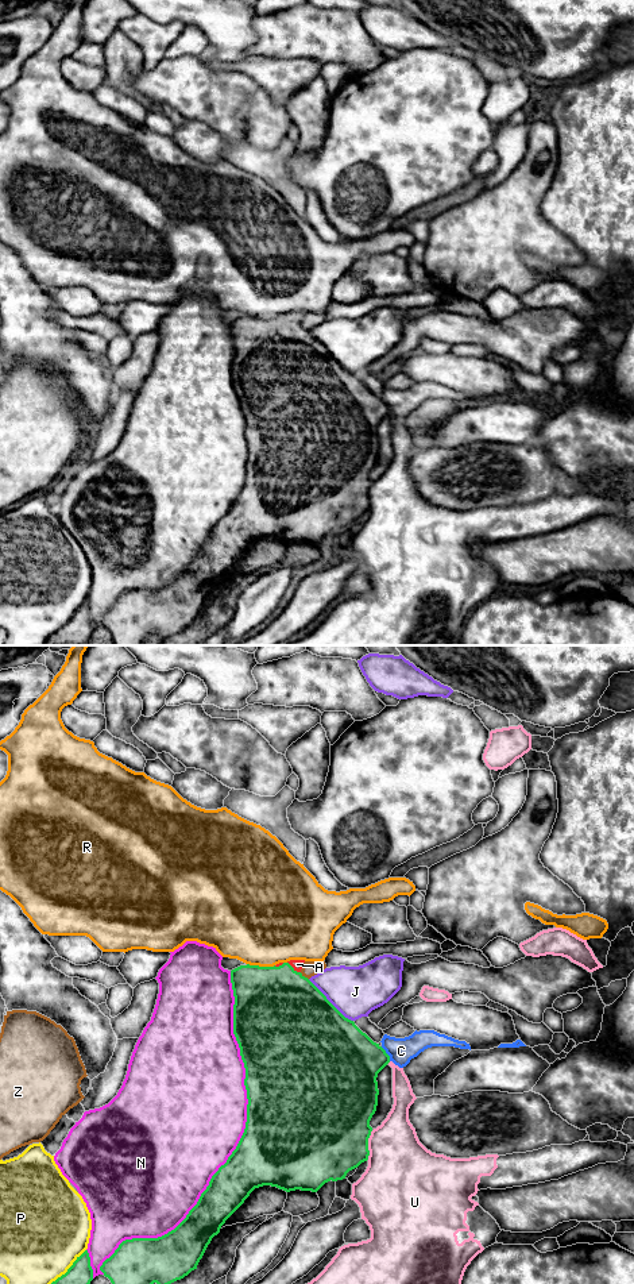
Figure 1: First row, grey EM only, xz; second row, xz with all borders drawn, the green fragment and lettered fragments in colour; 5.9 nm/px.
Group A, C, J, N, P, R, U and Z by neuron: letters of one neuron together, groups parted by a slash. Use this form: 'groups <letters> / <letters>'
groups A / C / J / N / P / R / U / Z

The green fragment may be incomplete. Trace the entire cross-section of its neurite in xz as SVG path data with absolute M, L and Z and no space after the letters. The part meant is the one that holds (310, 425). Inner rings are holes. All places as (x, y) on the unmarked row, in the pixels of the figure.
M290 312L274 319L247 316L231 323L233 386L246 420L248 451L244 485L227 514L212 528L197 556L174 582L158 590L125 591L103 614L100 622L111 632L115 645L143 645L154 635L163 640L197 621L212 590L255 540L271 537L286 544L317 544L330 532L345 531L349 523L368 512L370 473L379 447L376 429L390 414L390 408L301 325L304 315Z

